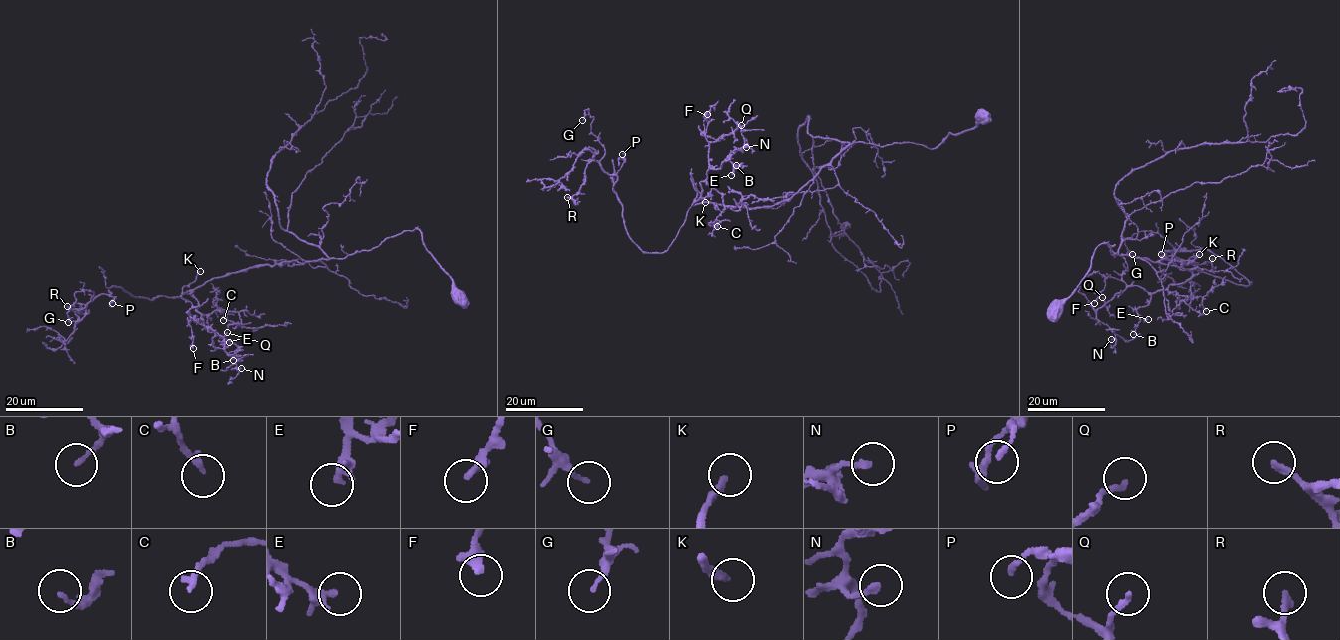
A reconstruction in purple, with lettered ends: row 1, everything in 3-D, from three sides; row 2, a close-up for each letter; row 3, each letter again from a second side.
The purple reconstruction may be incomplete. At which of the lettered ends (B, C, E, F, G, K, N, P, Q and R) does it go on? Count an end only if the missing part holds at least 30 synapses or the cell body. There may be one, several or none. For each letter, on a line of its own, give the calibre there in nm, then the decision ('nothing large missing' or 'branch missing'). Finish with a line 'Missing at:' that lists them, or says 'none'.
B: calibre 160 nm; nothing large missing
C: calibre 240 nm; nothing large missing
E: calibre 220 nm; branch missing
F: calibre 320 nm; nothing large missing
G: calibre 170 nm; nothing large missing
K: calibre 240 nm; branch missing
N: calibre 200 nm; nothing large missing
P: calibre 170 nm; nothing large missing
Q: calibre 200 nm; nothing large missing
R: calibre 220 nm; nothing large missing
Missing at: E, K

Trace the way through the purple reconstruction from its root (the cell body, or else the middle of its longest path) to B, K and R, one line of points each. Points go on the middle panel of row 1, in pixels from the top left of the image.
B: (983, 116), (933, 148), (848, 143), (772, 205), (692, 204), (706, 170), (728, 160), (736, 165)
K: (983, 116), (933, 148), (848, 143), (772, 205), (692, 204), (691, 174), (705, 202)
R: (983, 116), (933, 148), (848, 143), (772, 205), (694, 203), (662, 253), (630, 238), (596, 161), (567, 197)

